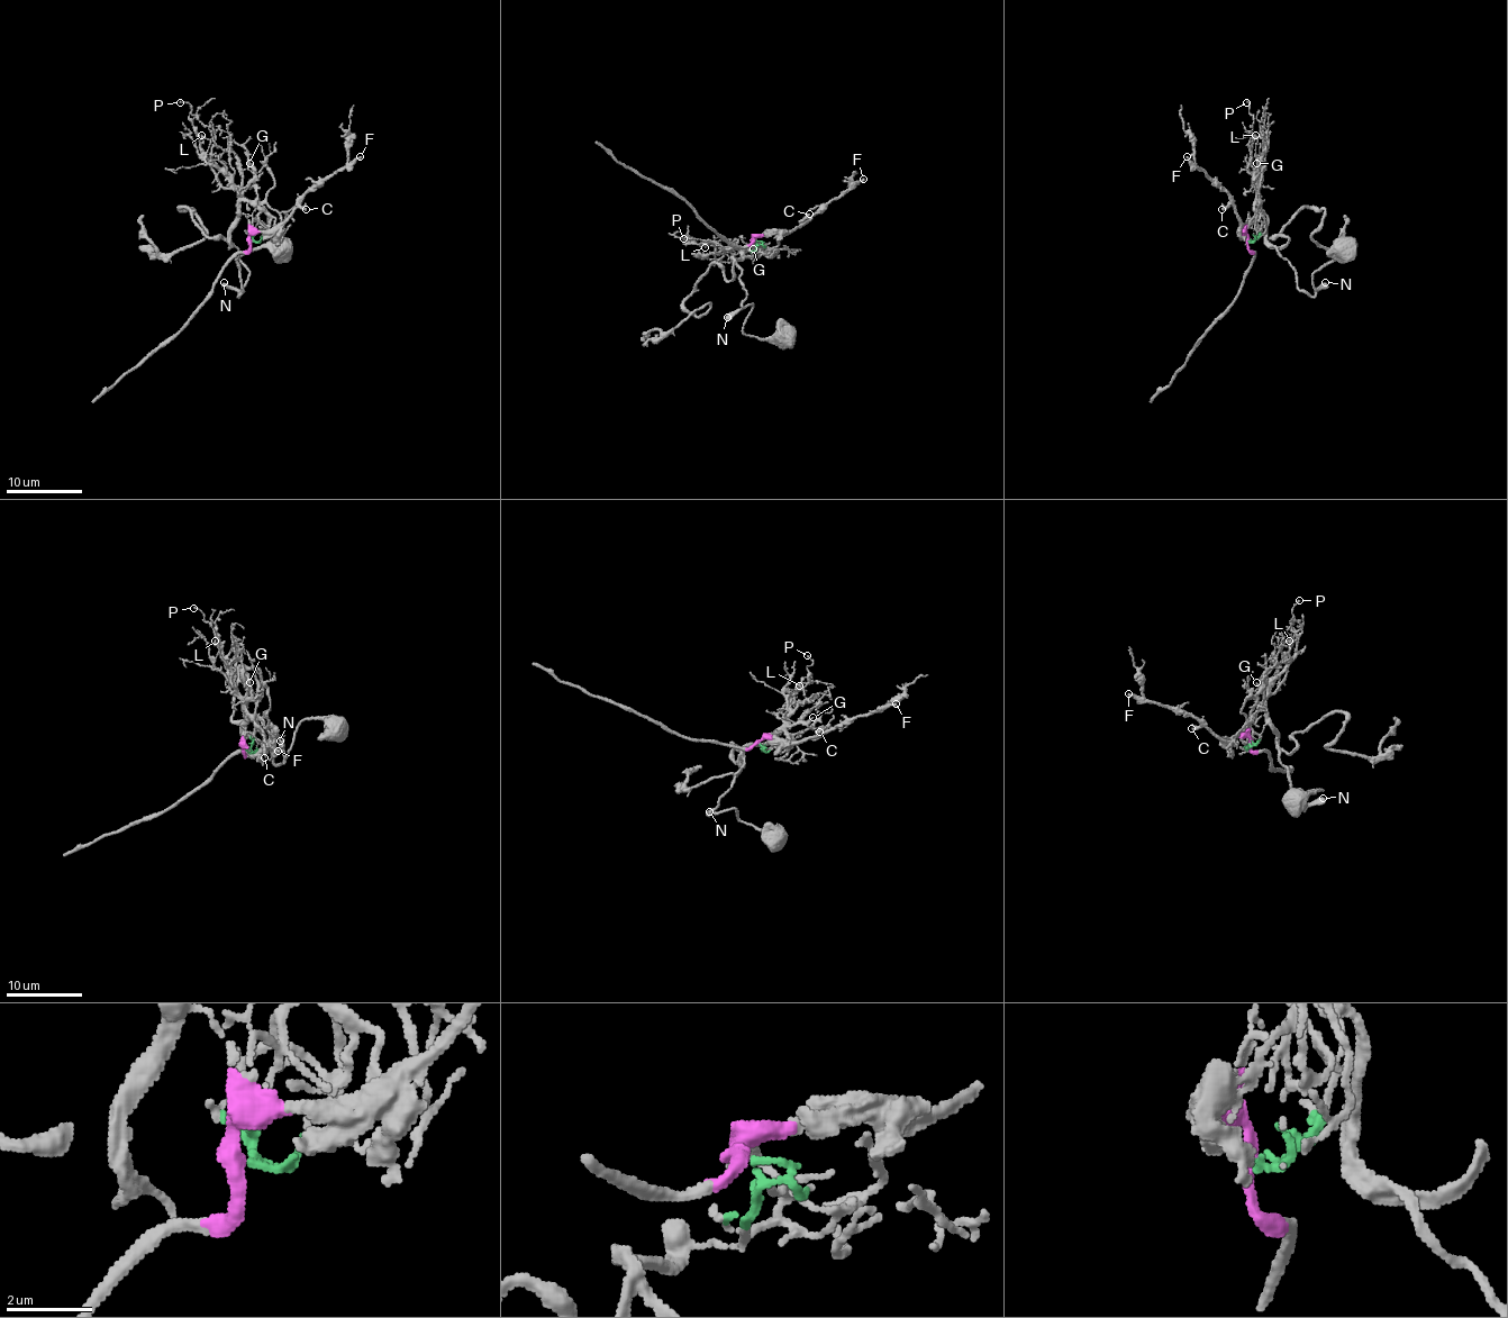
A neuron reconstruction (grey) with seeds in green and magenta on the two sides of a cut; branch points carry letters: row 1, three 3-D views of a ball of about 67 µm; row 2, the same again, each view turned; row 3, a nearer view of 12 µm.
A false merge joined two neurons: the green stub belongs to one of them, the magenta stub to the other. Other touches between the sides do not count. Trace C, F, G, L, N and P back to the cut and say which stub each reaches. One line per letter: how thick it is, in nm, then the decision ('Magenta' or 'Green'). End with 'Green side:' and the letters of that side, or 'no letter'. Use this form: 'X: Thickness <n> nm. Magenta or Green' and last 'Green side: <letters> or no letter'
C: Thickness 240 nm. Magenta
F: Thickness 200 nm. Magenta
G: Thickness 80 nm. Green
L: Thickness 90 nm. Green
N: Thickness 440 nm. Green
P: Thickness 90 nm. Green
Green side: G, L, N, P

